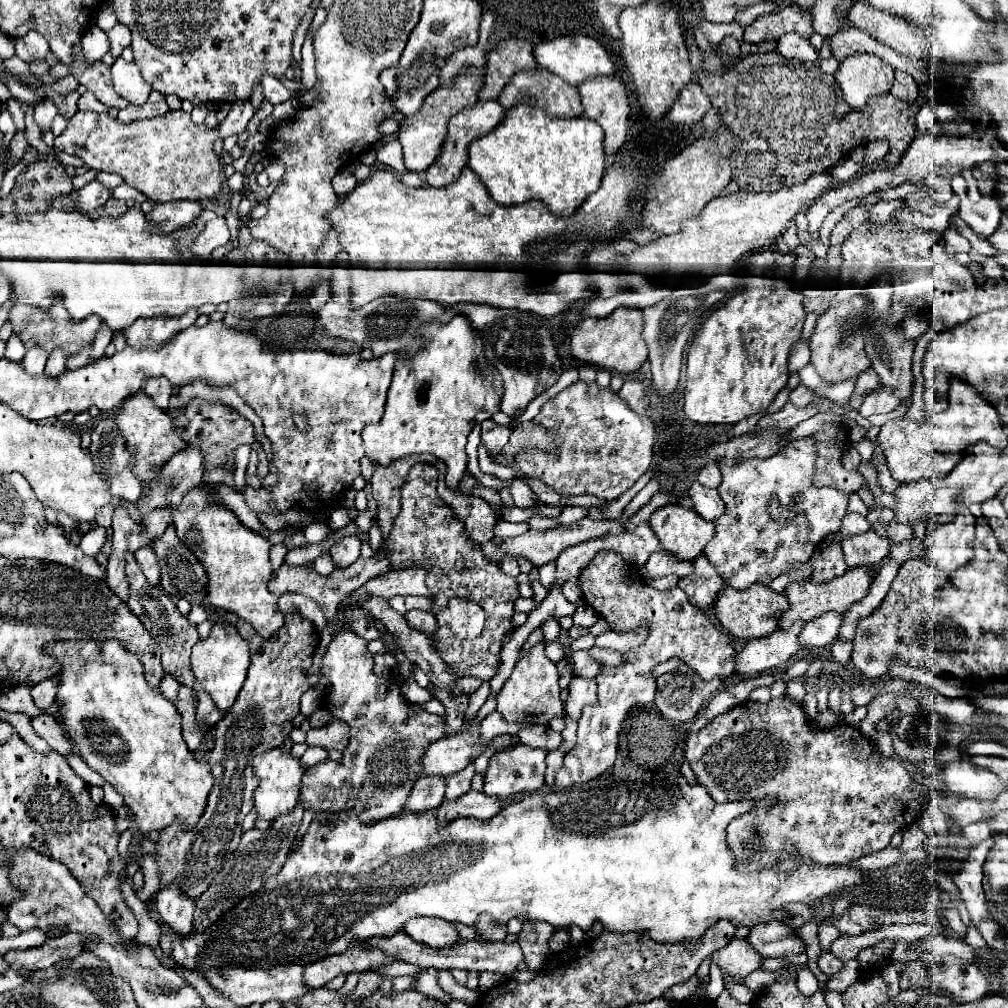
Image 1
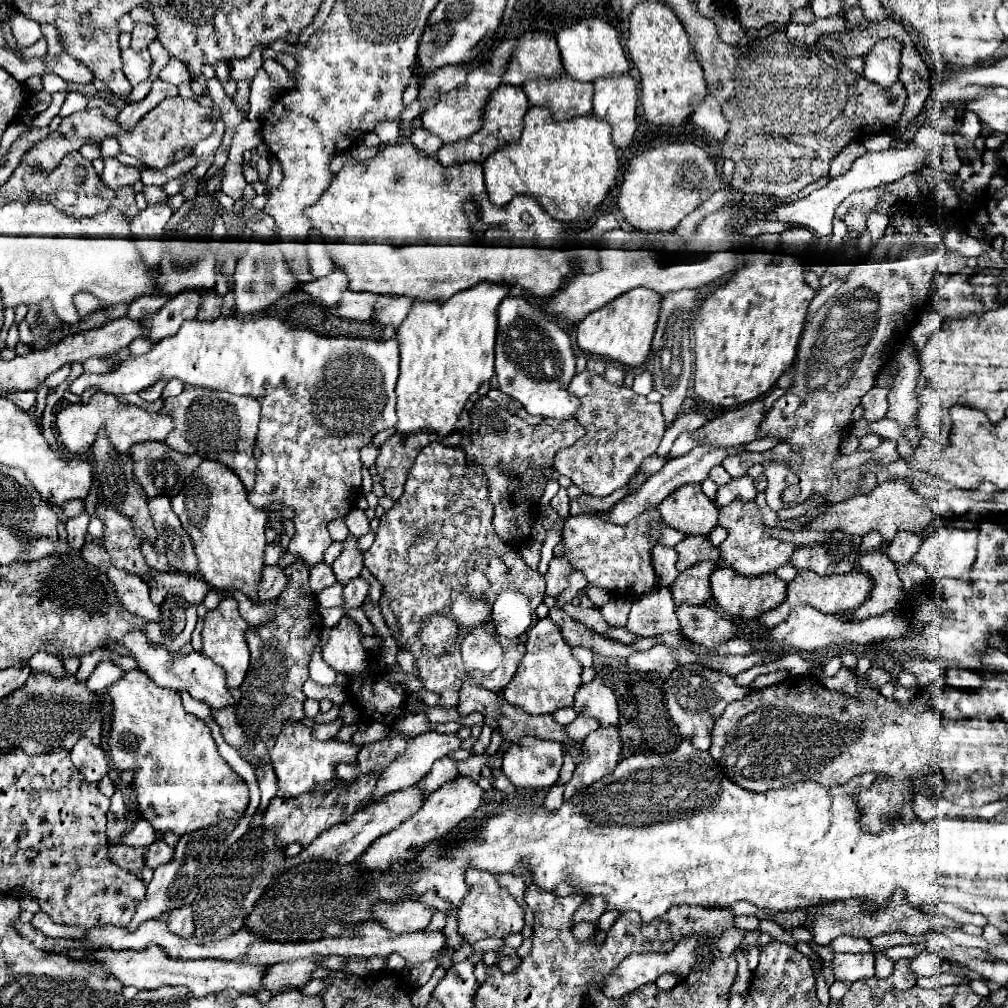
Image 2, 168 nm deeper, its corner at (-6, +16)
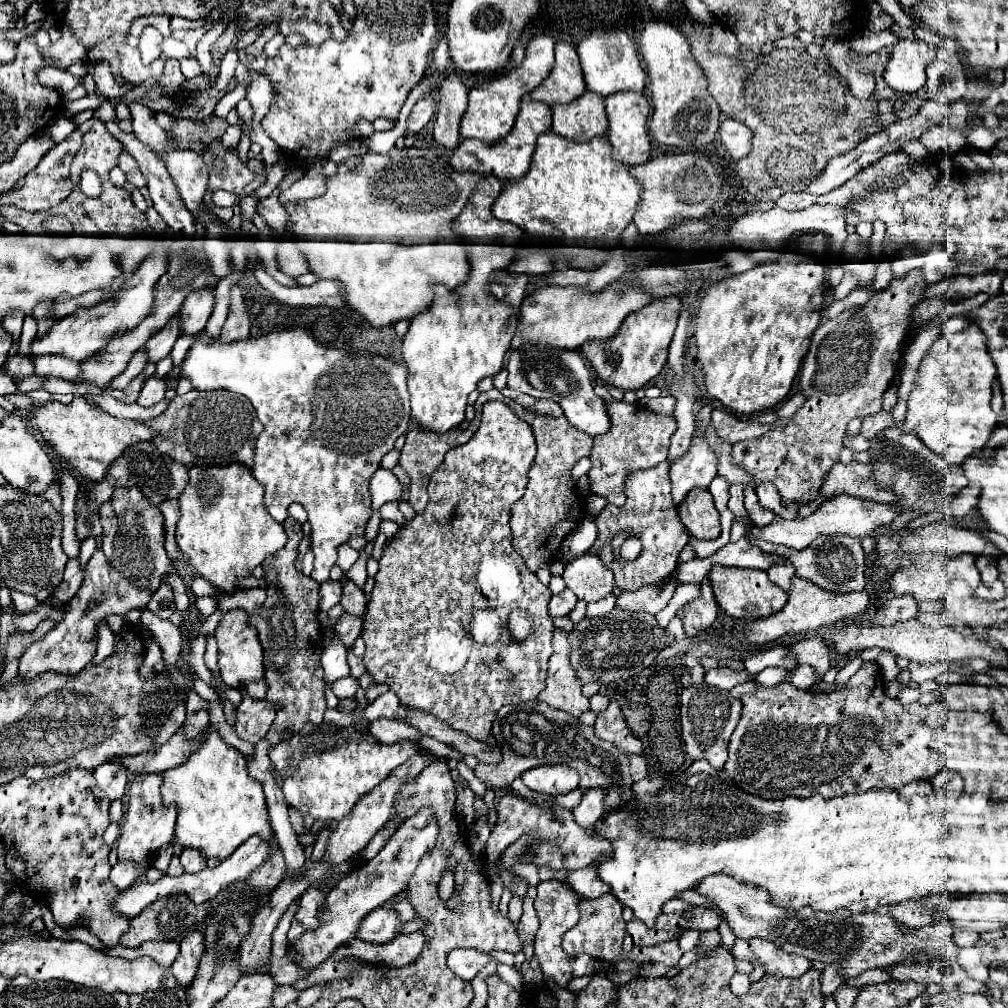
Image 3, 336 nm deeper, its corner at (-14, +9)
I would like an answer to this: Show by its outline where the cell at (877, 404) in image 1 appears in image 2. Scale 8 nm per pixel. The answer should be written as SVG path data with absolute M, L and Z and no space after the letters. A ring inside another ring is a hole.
M875 386L871 392L867 392L867 396L863 396L863 418L869 422L881 420L885 418L887 412L887 394L889 388L883 386Z

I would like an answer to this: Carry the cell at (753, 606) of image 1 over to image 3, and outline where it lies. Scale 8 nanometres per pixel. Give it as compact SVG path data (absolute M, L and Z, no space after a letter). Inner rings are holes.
M715 565L709 573L709 581L715 593L715 599L719 603L719 607L737 619L747 619L747 621L755 621L755 619L765 619L777 611L781 611L787 603L787 593L775 585L765 571L759 569L735 569L735 567L723 567L723 565Z

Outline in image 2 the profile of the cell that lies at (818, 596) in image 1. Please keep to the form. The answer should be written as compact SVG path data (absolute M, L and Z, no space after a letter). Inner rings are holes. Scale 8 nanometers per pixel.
M799 570L797 576L793 578L793 582L787 584L787 598L783 604L779 604L777 608L769 610L769 612L763 612L759 616L759 622L765 626L765 628L773 628L777 624L781 624L783 620L787 620L789 612L793 610L793 606L799 606L799 604L809 604L813 606L815 610L823 612L823 614L841 614L845 610L855 610L859 608L869 592L873 588L873 582L869 580L867 574L859 572L859 570L853 570L853 580L845 580L845 576L817 576L813 574L811 570Z

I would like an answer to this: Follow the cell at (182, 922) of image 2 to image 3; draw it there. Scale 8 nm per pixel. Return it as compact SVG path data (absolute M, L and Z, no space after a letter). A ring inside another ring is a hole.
M195 929L191 931L189 935L185 935L179 943L181 951L177 955L177 959L173 961L173 975L177 977L179 983L183 985L191 985L195 973L197 973L197 965L199 965L199 959L203 955L203 933L201 929Z

